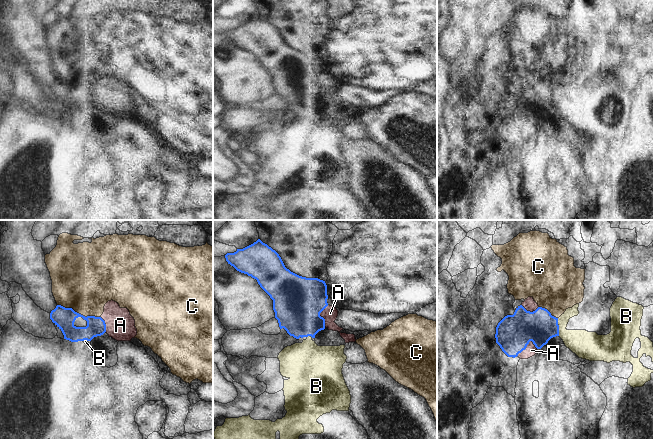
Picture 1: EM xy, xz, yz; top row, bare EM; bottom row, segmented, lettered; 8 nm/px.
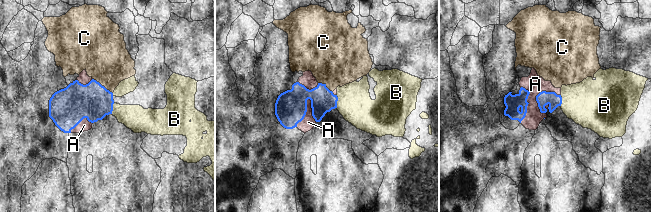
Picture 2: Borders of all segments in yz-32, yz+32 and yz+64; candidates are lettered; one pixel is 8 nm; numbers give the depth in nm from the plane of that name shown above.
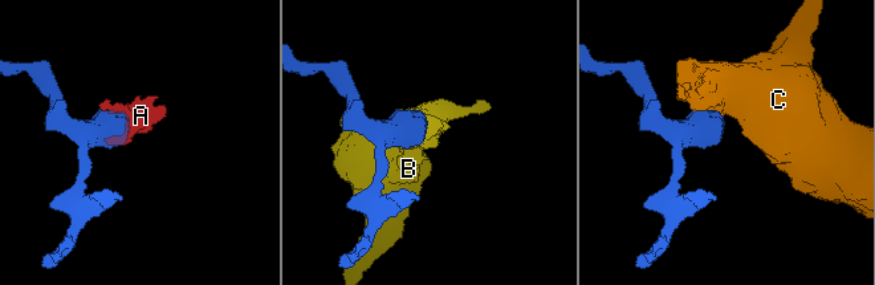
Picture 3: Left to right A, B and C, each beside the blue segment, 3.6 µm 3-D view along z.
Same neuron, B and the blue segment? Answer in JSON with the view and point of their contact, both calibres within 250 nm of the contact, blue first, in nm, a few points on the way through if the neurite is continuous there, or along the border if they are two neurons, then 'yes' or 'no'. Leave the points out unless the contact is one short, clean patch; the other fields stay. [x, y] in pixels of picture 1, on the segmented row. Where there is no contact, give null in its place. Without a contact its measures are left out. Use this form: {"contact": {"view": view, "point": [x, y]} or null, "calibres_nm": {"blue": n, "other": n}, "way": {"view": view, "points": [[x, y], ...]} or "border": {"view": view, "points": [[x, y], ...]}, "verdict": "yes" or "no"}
{"contact": {"view": "yz", "point": [558, 327]}, "calibres_nm": {"blue": 260, "other": 220}, "border": {"view": "yz", "points": [[557, 318], [559, 335]]}, "verdict": "no"}

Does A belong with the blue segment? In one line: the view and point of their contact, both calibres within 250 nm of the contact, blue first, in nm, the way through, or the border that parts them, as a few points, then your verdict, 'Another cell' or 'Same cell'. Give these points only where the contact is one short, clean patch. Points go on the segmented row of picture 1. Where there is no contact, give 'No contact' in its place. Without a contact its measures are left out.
Touches blue at yz (527, 344). Thickness 280 nm (blue) against 90 nm. Another cell

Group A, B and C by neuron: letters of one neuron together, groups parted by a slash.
A B / C

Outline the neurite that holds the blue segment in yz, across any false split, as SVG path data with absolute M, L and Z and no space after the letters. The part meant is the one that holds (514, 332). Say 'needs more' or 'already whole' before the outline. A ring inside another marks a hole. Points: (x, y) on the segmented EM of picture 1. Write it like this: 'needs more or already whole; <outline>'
needs more; M518 306L513 315L505 316L496 327L496 343L508 357L517 357L530 341L537 349L547 346L551 359L579 364L586 359L579 358L559 337L558 318L542 307L527 311Z

